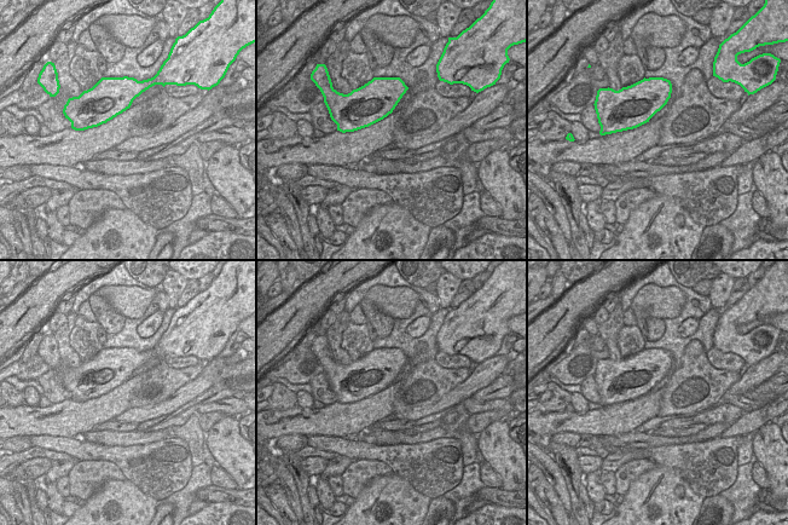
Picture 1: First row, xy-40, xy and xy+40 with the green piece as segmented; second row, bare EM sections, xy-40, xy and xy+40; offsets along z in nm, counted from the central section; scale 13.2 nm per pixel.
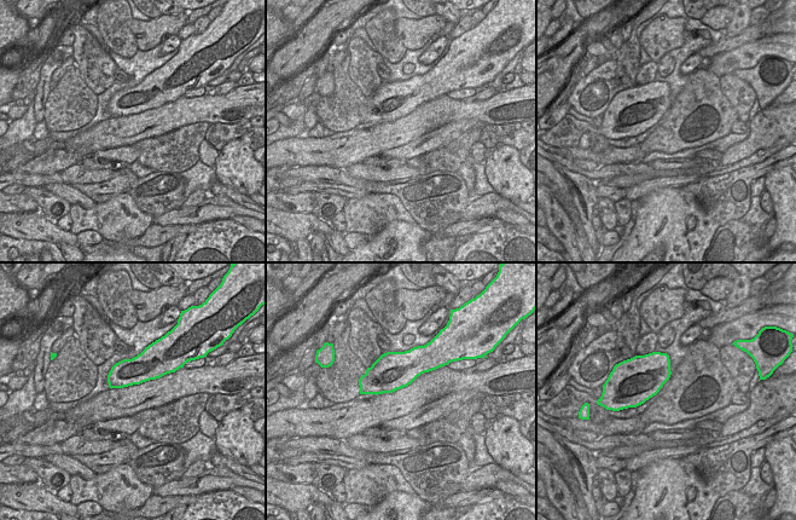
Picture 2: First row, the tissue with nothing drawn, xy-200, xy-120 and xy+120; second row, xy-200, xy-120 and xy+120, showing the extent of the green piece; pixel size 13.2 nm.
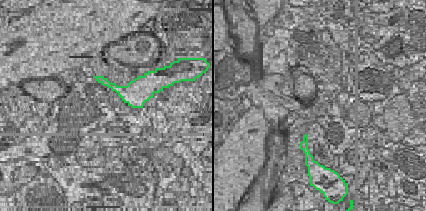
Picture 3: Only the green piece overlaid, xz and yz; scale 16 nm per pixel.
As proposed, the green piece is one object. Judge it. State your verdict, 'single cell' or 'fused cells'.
single cell

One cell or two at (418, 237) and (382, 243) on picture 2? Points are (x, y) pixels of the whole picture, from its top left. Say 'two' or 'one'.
one

